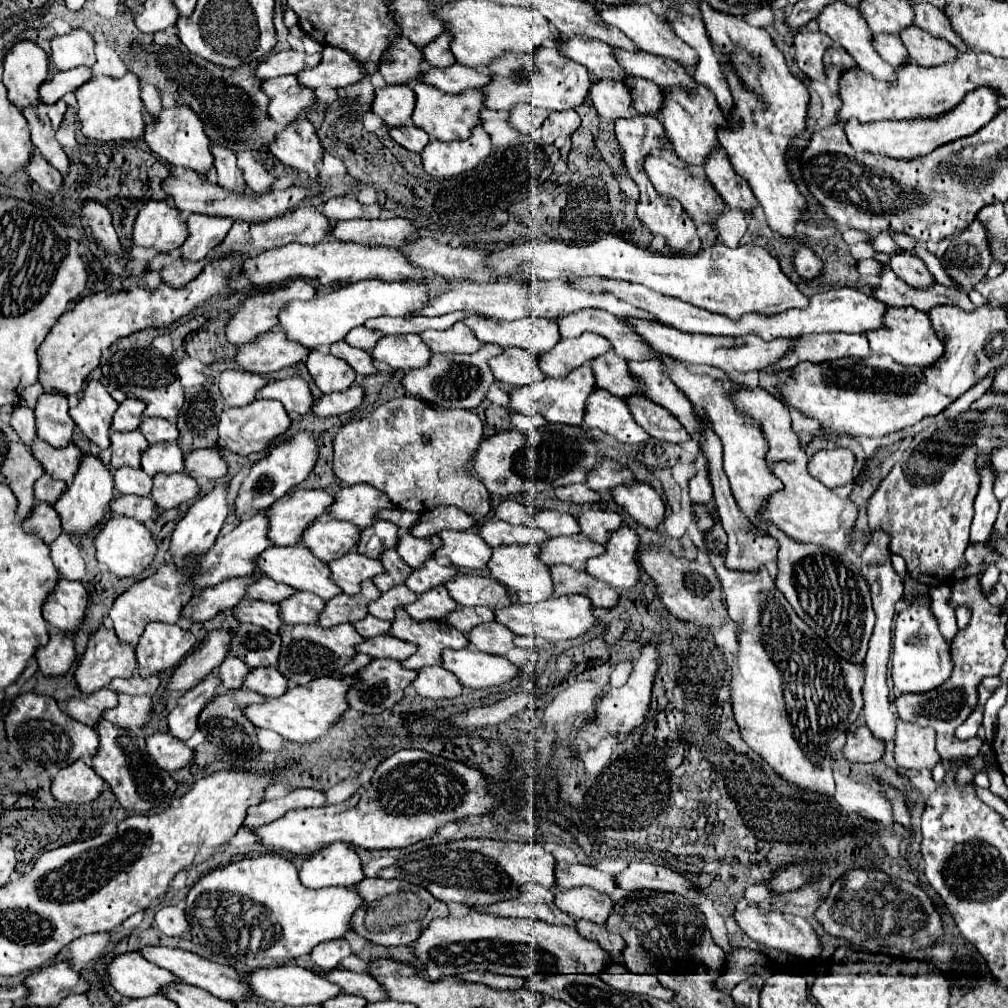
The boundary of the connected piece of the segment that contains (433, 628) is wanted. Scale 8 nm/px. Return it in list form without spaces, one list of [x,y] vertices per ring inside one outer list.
[[[396,607],[396,617],[392,621],[392,627],[388,631],[396,639],[406,639],[418,647],[410,659],[402,661],[402,667],[406,669],[420,669],[426,665],[436,665],[442,659],[442,651],[446,647],[450,649],[464,649],[468,645],[468,639],[464,633],[454,629],[446,621],[426,621],[418,623],[416,619],[410,619],[402,607]]]

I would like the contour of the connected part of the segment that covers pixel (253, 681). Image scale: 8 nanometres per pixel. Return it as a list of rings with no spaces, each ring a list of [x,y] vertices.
[[[258,667],[258,669],[252,669],[250,675],[246,675],[244,687],[264,697],[280,697],[288,685],[276,667]]]

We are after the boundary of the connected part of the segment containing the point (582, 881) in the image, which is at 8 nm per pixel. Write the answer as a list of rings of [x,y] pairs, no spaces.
[[[558,863],[556,865],[556,889],[570,889],[570,887],[592,887],[600,893],[614,893],[618,889],[618,885],[614,883],[614,875],[602,873],[596,867],[588,867],[588,865],[580,865],[580,863]]]

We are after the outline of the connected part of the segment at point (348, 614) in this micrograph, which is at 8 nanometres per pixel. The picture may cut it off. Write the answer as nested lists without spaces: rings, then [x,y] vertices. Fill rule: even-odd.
[[[372,581],[362,583],[362,591],[358,595],[340,593],[334,599],[326,601],[326,611],[322,611],[322,615],[318,617],[318,623],[326,629],[340,623],[354,623],[358,619],[364,619],[364,615],[368,613],[366,605],[378,599],[378,595],[380,591],[374,587]]]

